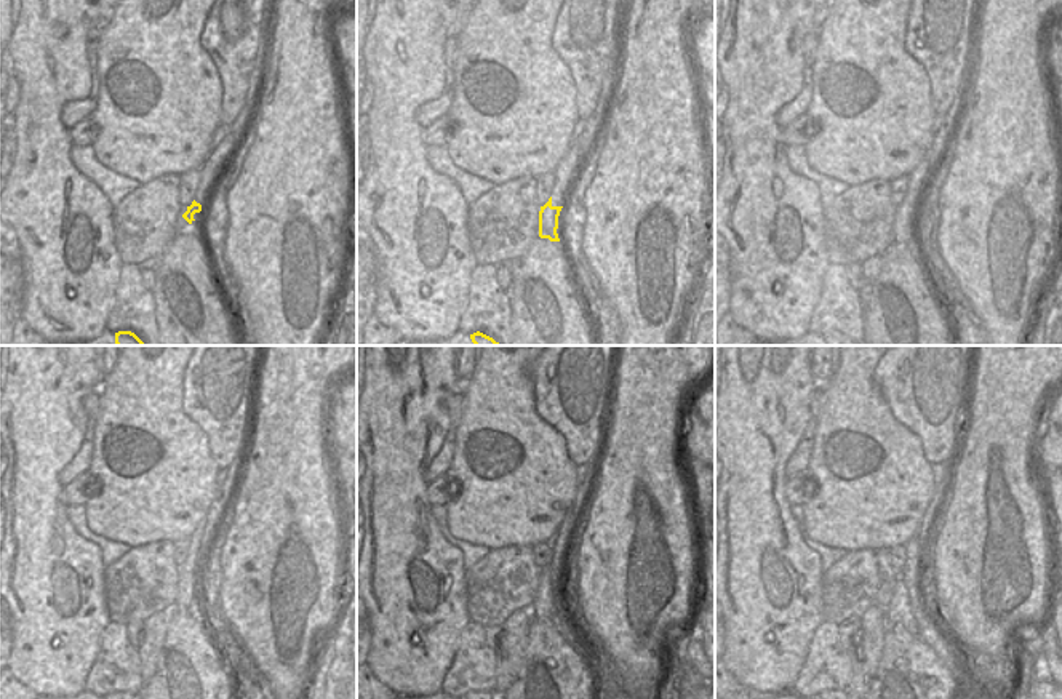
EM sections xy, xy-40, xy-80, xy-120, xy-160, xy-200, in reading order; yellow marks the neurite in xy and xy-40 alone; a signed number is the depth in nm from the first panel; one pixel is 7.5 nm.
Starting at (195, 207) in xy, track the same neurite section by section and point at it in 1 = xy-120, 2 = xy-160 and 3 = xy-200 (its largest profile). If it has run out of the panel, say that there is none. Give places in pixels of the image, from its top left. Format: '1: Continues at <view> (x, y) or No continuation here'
1: Continues at xy-120 (187, 597)
2: Continues at xy-160 (542, 607)
3: Continues at xy-200 (898, 610)

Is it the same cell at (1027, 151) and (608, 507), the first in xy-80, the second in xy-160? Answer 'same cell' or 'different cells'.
same cell

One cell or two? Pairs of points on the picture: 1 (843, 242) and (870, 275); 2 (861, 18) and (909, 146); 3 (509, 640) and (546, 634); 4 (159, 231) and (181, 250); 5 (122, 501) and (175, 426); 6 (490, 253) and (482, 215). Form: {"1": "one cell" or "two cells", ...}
{"1": "two cells", "2": "one cell", "3": "two cells", "4": "two cells", "5": "one cell", "6": "one cell"}

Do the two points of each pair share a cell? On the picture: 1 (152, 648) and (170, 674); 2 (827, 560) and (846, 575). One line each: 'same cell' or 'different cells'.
1: different cells
2: different cells

